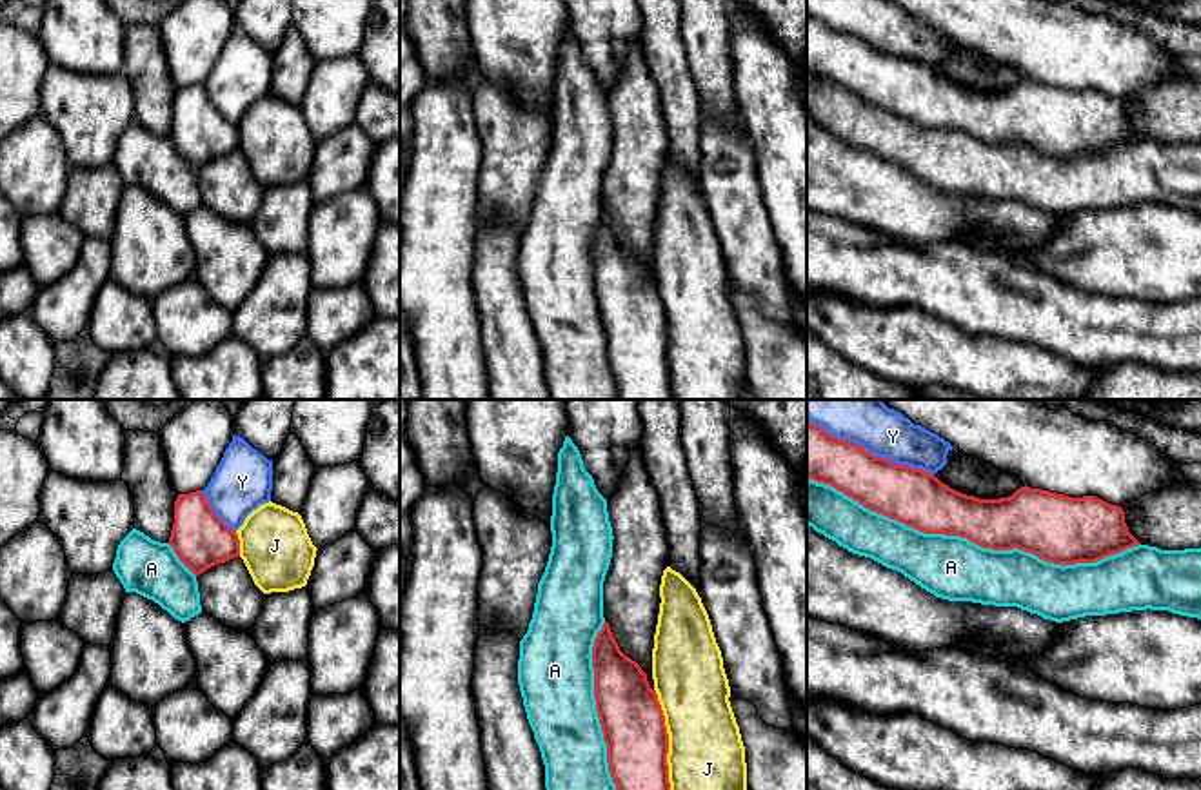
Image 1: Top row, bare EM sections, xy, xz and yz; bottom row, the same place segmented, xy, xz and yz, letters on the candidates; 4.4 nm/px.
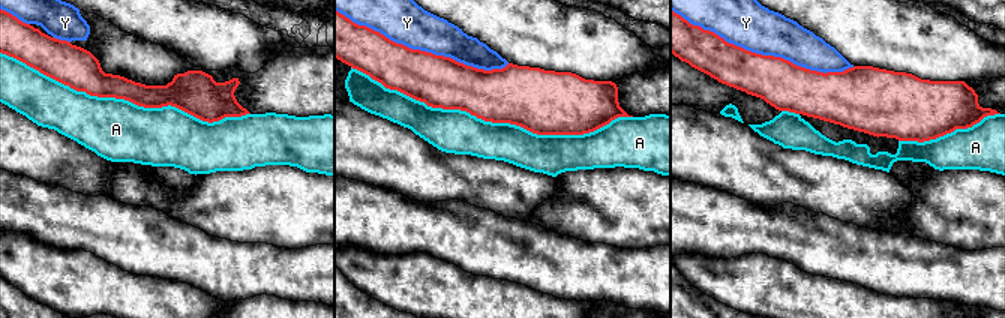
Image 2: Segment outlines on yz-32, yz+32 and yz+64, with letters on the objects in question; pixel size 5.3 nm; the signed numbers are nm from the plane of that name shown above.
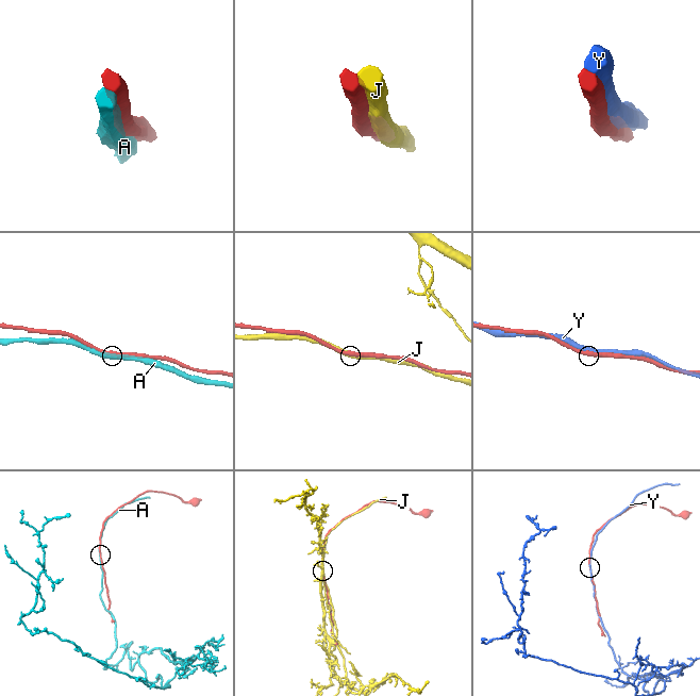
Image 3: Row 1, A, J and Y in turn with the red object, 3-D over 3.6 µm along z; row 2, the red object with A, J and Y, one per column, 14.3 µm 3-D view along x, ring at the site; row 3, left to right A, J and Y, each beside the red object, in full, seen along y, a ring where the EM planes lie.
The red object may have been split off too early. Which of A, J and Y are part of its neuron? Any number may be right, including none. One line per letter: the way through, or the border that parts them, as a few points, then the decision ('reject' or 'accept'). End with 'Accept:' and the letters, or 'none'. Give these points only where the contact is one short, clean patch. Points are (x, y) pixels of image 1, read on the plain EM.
A: reject
J: reject
Y: reject
Accept: none

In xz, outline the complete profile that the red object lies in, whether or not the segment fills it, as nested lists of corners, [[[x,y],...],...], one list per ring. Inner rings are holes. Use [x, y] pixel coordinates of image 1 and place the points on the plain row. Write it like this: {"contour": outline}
{"contour": [[[605,214],[592,240],[594,292],[618,400],[674,400],[669,376],[669,327],[656,283],[641,260],[627,251]]]}

